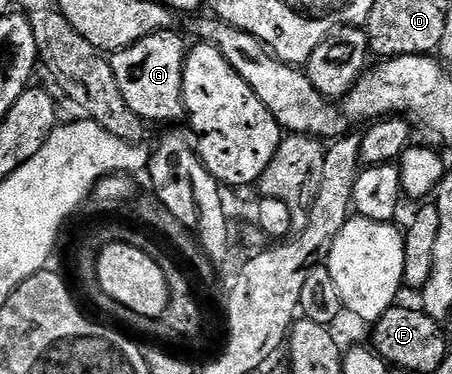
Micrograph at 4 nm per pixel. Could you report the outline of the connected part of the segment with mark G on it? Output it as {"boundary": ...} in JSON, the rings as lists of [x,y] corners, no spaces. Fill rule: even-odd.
{"boundary":[[[175,30],[159,31],[150,37],[142,37],[142,41],[115,52],[110,59],[114,69],[114,77],[118,81],[118,89],[122,89],[122,97],[126,97],[126,105],[130,105],[130,109],[134,109],[136,116],[144,120],[145,124],[148,125],[152,125],[152,123],[168,123],[164,125],[172,125],[175,124],[172,123],[175,119],[185,118],[186,115],[184,110],[186,46],[184,47],[183,37],[176,34]]]}

